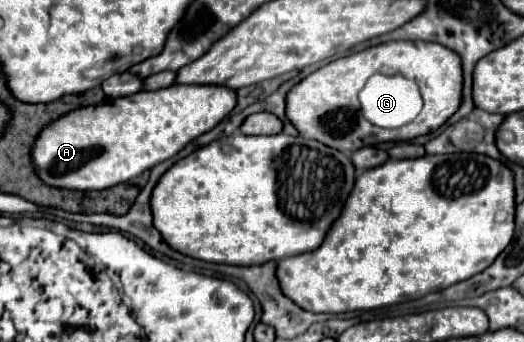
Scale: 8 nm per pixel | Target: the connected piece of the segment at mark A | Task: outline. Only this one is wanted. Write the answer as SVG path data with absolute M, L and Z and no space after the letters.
M171 85L171 87L165 87L165 89L159 89L159 91L141 91L137 95L129 95L129 97L121 97L121 99L115 99L111 103L103 103L103 105L89 105L89 107L81 107L81 109L75 109L71 111L69 115L63 115L61 119L57 119L55 123L51 123L49 127L45 127L41 131L41 135L37 137L37 143L33 145L33 163L35 163L35 169L37 169L37 175L41 177L43 183L47 185L55 185L55 187L63 187L63 189L79 189L79 191L87 191L87 189L109 189L117 183L127 183L131 181L133 177L141 175L143 171L155 167L157 163L177 155L187 143L191 143L193 139L197 139L199 135L207 133L209 129L213 129L217 123L221 123L237 105L237 93L233 93L233 89L221 89L221 85Z

